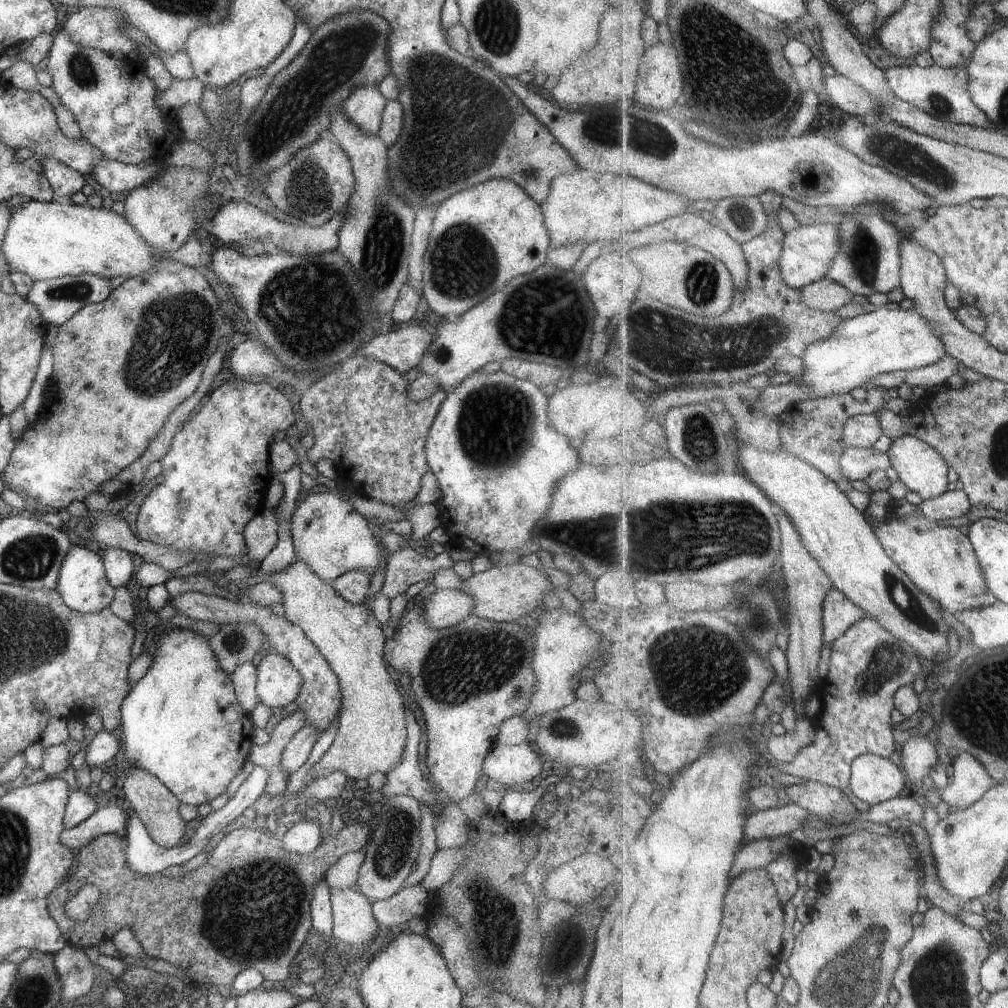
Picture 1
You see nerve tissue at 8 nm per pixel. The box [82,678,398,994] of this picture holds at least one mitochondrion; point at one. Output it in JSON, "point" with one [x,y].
{"point":[253,904]}

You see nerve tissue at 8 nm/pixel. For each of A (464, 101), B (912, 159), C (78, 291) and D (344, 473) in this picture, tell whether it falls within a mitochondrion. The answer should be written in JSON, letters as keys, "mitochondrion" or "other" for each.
{"A":"mitochondrion","B":"mitochondrion","C":"mitochondrion","D":"other"}

